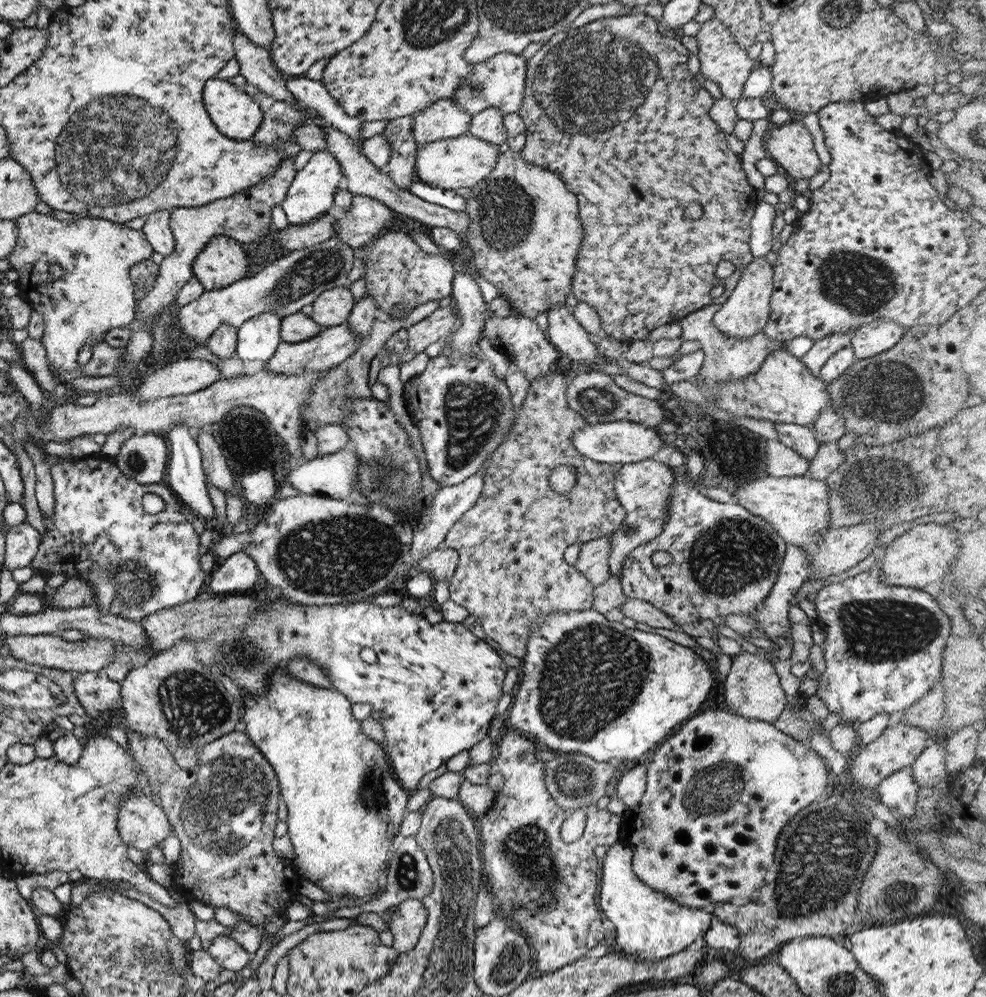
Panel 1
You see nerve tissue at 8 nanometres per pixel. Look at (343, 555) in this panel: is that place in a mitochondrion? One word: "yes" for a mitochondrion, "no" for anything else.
yes

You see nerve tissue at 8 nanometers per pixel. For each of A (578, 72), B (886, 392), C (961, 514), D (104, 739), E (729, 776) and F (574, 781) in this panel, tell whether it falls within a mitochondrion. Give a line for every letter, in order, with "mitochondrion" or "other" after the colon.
A: mitochondrion
B: mitochondrion
C: other
D: other
E: mitochondrion
F: mitochondrion

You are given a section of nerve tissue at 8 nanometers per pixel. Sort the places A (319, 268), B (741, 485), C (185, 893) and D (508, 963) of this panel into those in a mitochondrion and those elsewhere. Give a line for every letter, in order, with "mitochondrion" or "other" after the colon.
A: mitochondrion
B: other
C: other
D: mitochondrion

